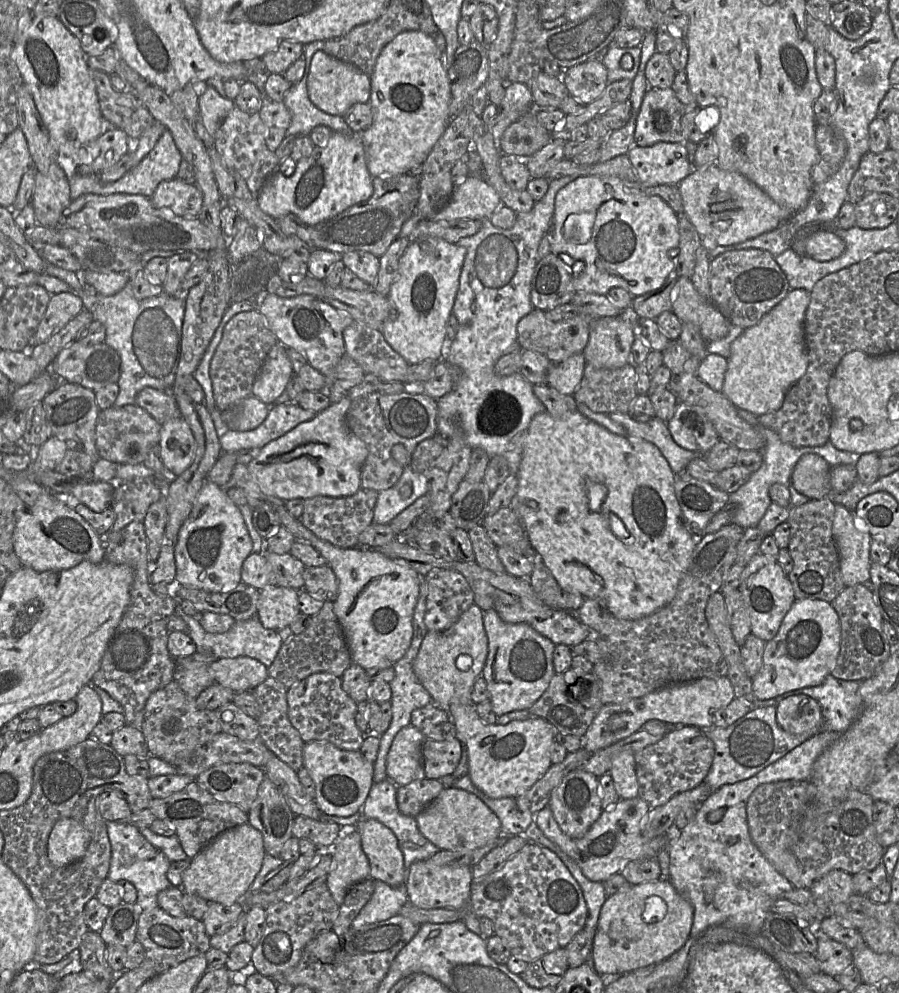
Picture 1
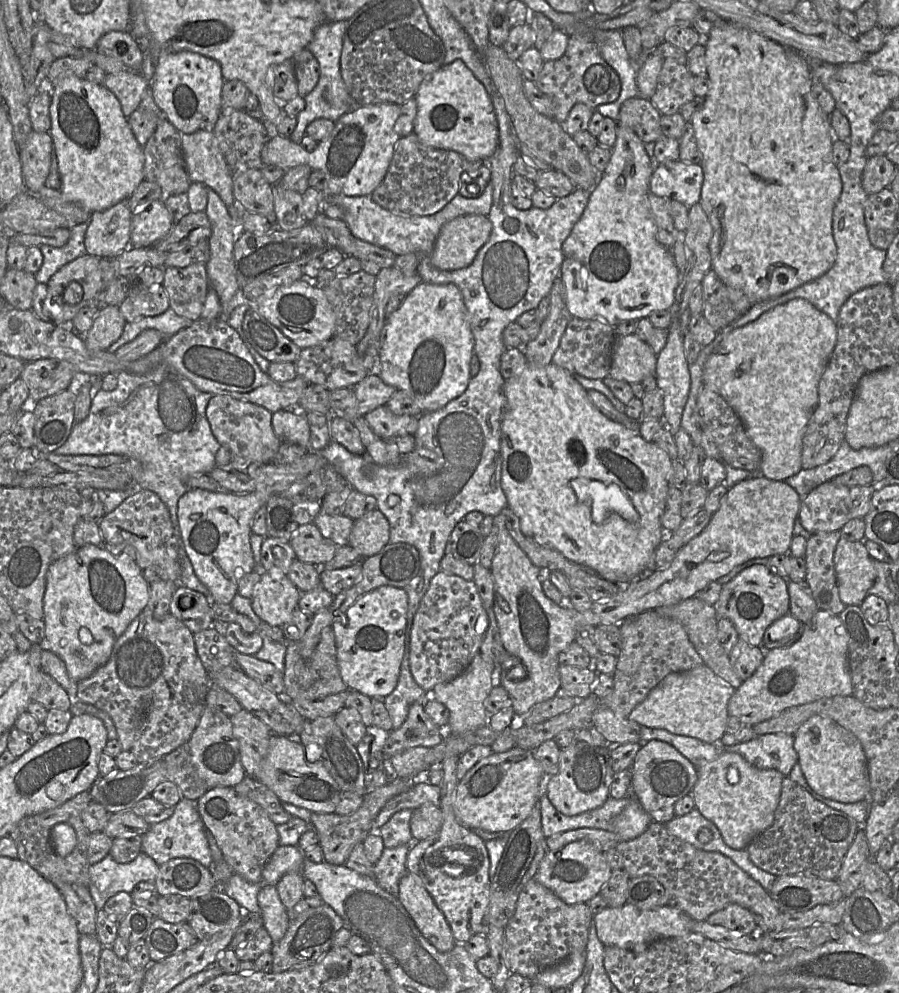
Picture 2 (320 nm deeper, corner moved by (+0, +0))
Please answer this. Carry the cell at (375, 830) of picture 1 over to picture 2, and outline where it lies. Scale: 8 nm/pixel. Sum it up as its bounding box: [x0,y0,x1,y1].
[398,872,458,952]

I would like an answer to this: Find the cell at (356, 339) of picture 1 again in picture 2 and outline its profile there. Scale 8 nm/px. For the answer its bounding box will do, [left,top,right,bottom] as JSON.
[295,336,369,391]

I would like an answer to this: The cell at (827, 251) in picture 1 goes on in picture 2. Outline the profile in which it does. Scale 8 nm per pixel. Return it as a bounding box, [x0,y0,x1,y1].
[689,24,842,308]

